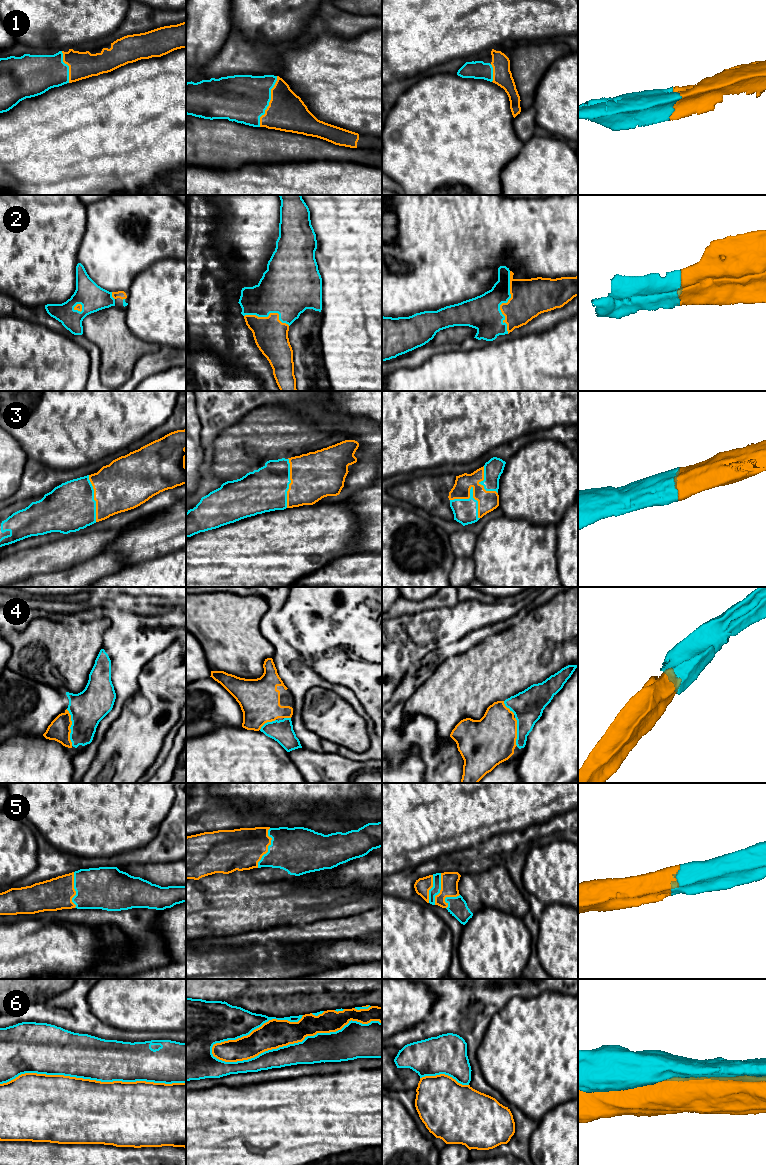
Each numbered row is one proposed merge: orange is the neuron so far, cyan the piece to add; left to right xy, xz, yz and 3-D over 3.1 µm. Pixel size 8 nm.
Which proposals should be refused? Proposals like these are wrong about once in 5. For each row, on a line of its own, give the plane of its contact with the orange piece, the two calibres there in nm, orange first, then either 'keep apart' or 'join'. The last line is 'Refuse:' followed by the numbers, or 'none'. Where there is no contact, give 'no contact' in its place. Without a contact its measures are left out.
1: meets orange in xz; 300 nm thick on the orange side, 380 nm on the other; join
2: meets orange in yz; 300 nm thick on the orange side, 280 nm on the other; join
3: meets orange in yz; 160 nm thick on the orange side, 200 nm on the other; join
4: meets orange in xy; 180 nm thick on the orange side, 280 nm on the other; join
5: meets orange in xz; 340 nm thick on the orange side, 380 nm on the other; join
6: meets orange in xz; 220 nm thick on the orange side, 240 nm on the other; keep apart
Refuse: 6

